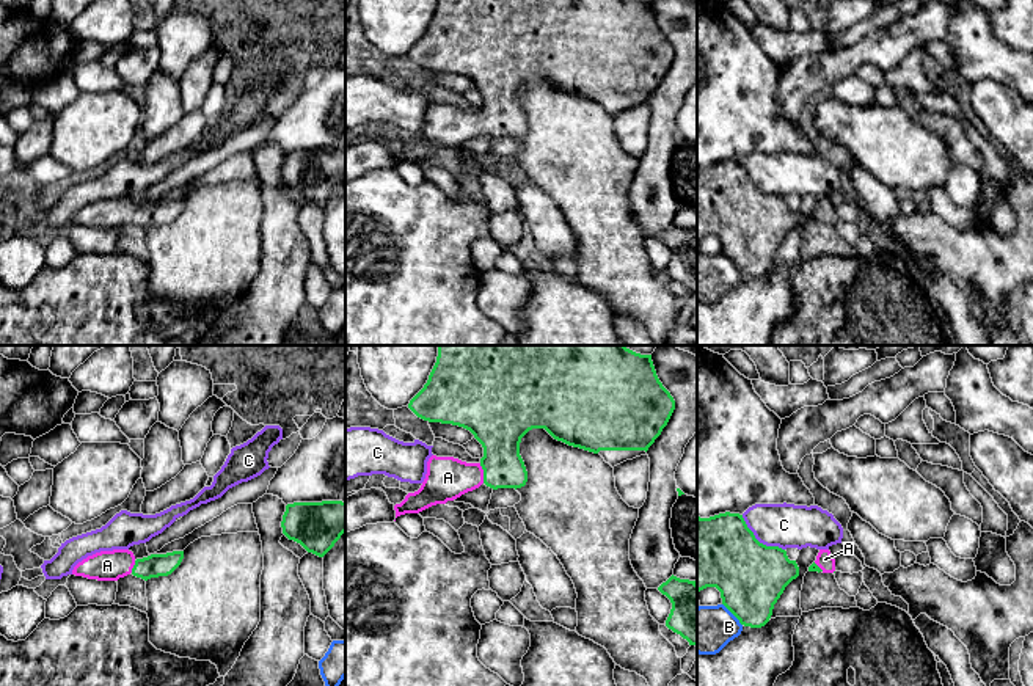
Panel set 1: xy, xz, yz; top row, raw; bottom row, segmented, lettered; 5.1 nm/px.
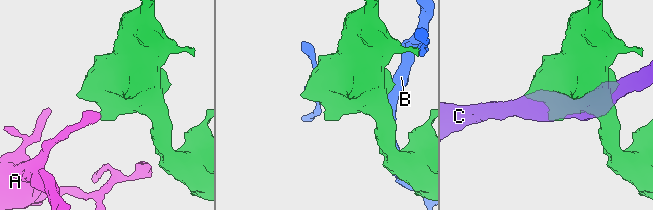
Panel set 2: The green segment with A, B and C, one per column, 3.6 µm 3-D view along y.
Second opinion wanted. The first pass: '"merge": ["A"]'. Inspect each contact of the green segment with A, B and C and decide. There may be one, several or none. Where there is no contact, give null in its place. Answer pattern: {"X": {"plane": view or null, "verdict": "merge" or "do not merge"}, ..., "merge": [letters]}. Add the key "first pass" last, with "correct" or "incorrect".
{"A": {"plane": "xz", "verdict": "merge"}, "B": {"plane": "yz", "verdict": "do not merge"}, "C": {"plane": "yz", "verdict": "do not merge"}, "merge": ["A"], "first pass": "correct"}

